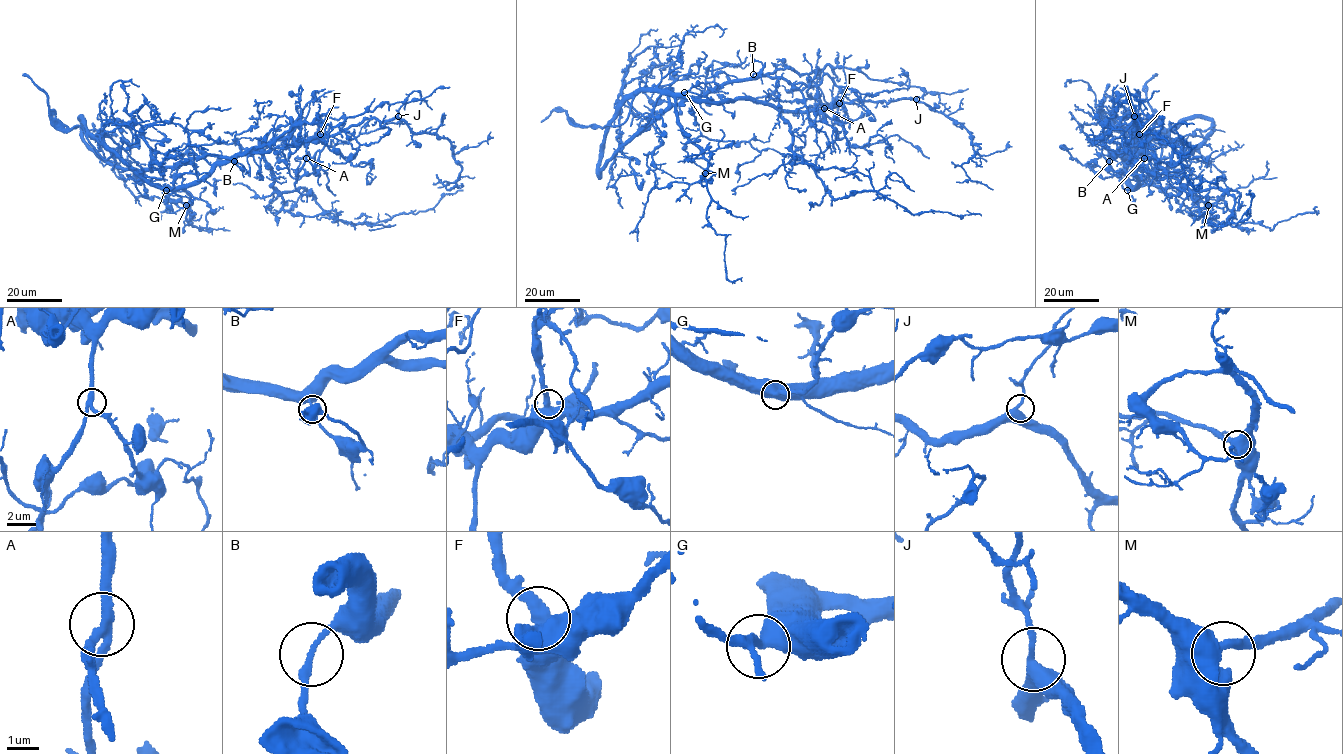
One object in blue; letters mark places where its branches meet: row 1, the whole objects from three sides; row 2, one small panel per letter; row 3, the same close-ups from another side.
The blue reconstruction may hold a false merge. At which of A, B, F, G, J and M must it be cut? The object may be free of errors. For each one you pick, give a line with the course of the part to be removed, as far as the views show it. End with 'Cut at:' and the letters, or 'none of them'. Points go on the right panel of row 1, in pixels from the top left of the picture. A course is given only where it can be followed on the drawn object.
Cut at: none of them

